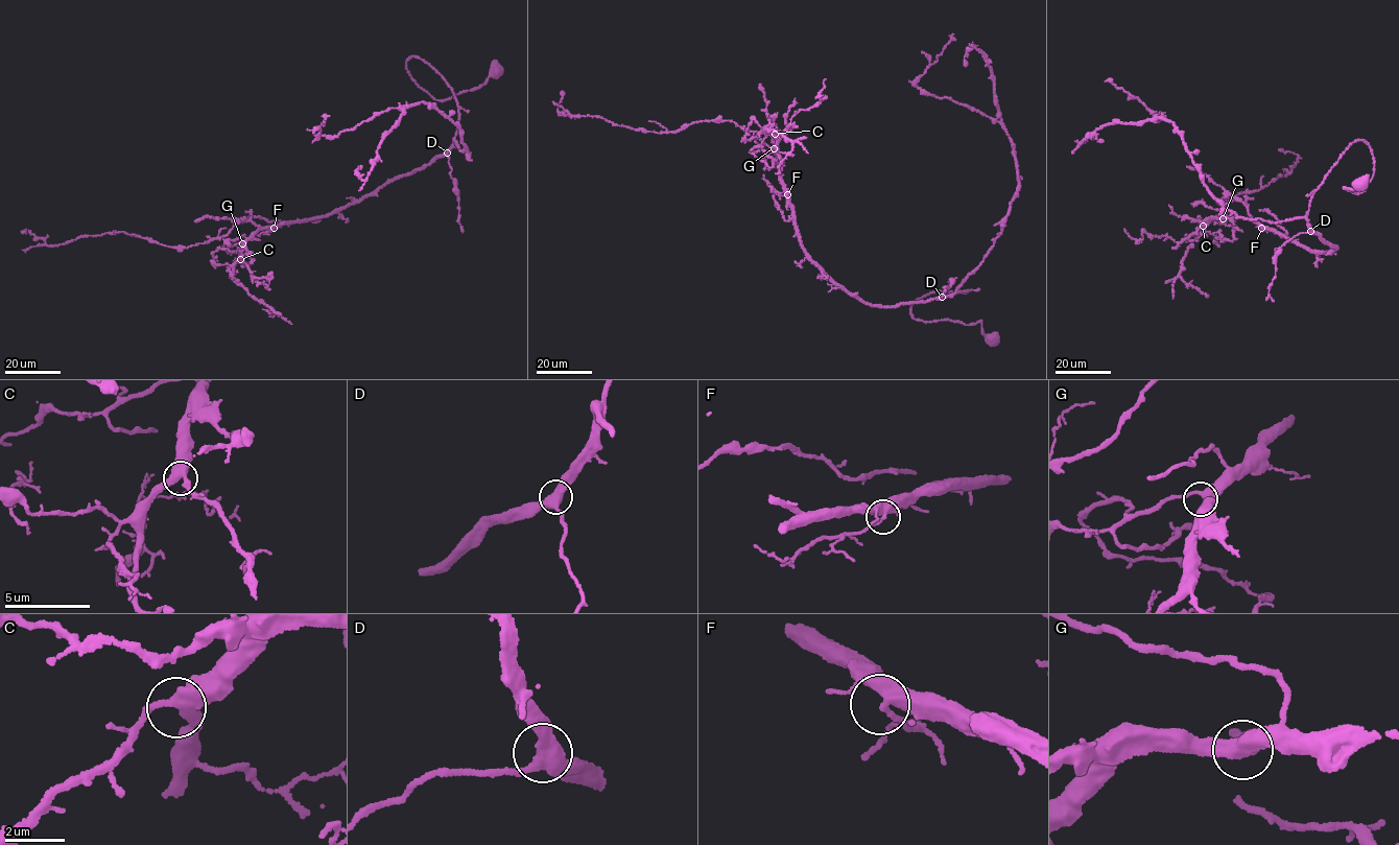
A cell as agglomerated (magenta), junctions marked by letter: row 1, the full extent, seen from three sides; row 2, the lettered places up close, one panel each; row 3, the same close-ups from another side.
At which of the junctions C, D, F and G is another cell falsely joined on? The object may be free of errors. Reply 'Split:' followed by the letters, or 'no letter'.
Split: no letter

